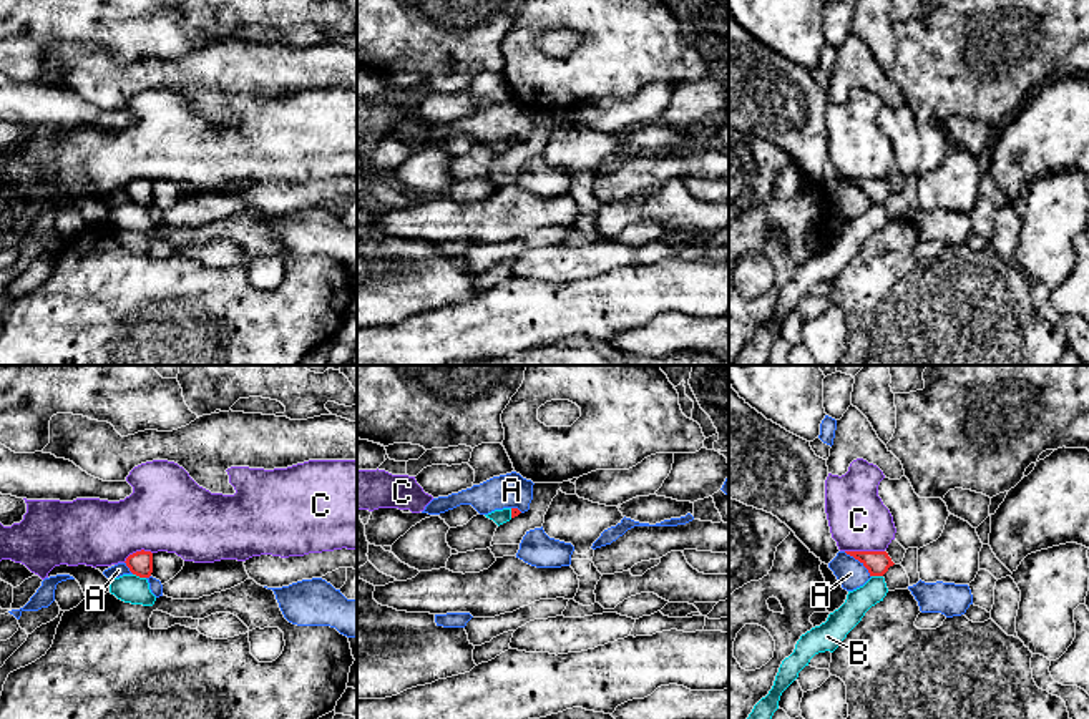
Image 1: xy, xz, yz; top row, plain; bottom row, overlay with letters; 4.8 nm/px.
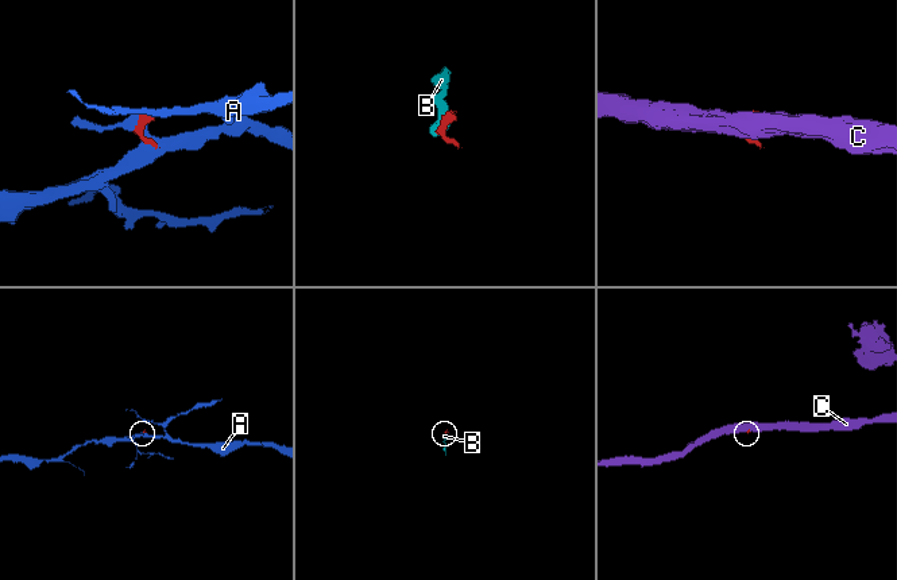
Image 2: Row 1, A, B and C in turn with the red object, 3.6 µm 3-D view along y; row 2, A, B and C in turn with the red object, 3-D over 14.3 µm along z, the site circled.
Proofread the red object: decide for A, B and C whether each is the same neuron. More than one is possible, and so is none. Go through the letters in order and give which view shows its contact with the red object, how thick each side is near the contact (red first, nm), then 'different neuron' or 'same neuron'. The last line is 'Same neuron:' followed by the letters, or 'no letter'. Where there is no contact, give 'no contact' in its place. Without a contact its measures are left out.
A: contact in yz; calibres 120 and 140 nm; different neuron
B: contact in xy; calibres 120 and 140 nm; different neuron
C: contact in yz; calibres 120 and 280 nm; different neuron
Same neuron: no letter

